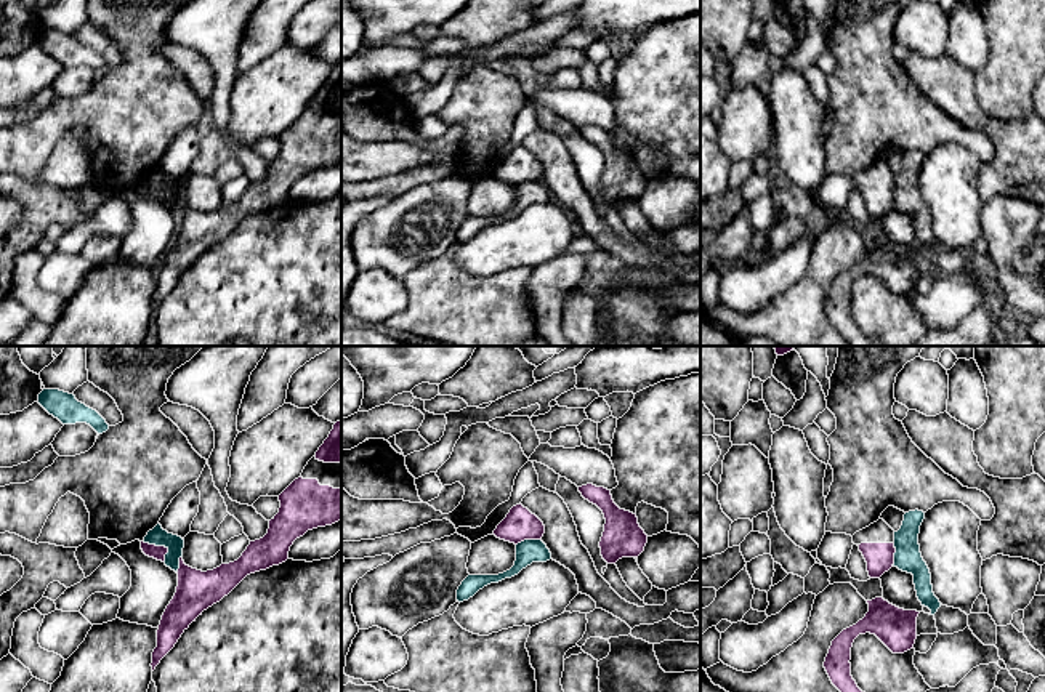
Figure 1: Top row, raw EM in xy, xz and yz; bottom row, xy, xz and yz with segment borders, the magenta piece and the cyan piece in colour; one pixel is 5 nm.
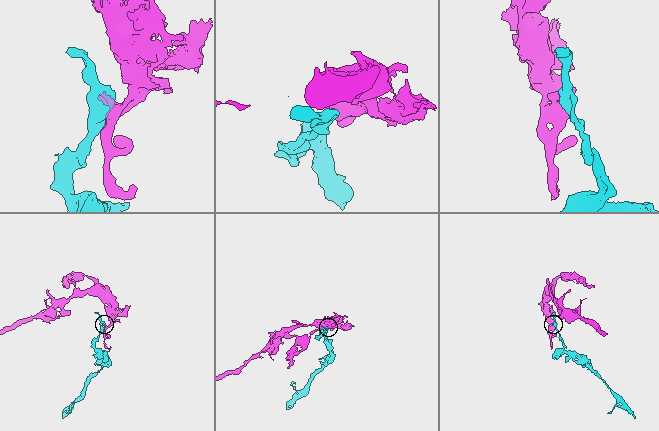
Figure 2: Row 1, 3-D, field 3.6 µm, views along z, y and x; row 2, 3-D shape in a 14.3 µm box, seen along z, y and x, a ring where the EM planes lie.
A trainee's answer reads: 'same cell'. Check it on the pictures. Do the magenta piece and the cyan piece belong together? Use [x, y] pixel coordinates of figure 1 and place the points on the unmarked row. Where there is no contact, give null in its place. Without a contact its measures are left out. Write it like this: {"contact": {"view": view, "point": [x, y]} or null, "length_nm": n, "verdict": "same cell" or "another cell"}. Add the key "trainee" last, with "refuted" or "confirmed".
{"contact": {"view": "xy", "point": [161, 188]}, "length_nm": 160, "verdict": "another cell", "trainee": "refuted"}

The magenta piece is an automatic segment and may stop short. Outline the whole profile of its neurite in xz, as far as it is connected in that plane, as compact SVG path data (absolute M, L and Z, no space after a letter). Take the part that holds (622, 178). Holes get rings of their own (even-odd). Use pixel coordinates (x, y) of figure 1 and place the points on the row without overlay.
M587 125L579 128L585 141L596 146L606 160L599 183L601 197L607 205L615 205L622 199L638 199L648 184L648 176L638 165L636 155L620 151L611 131Z

